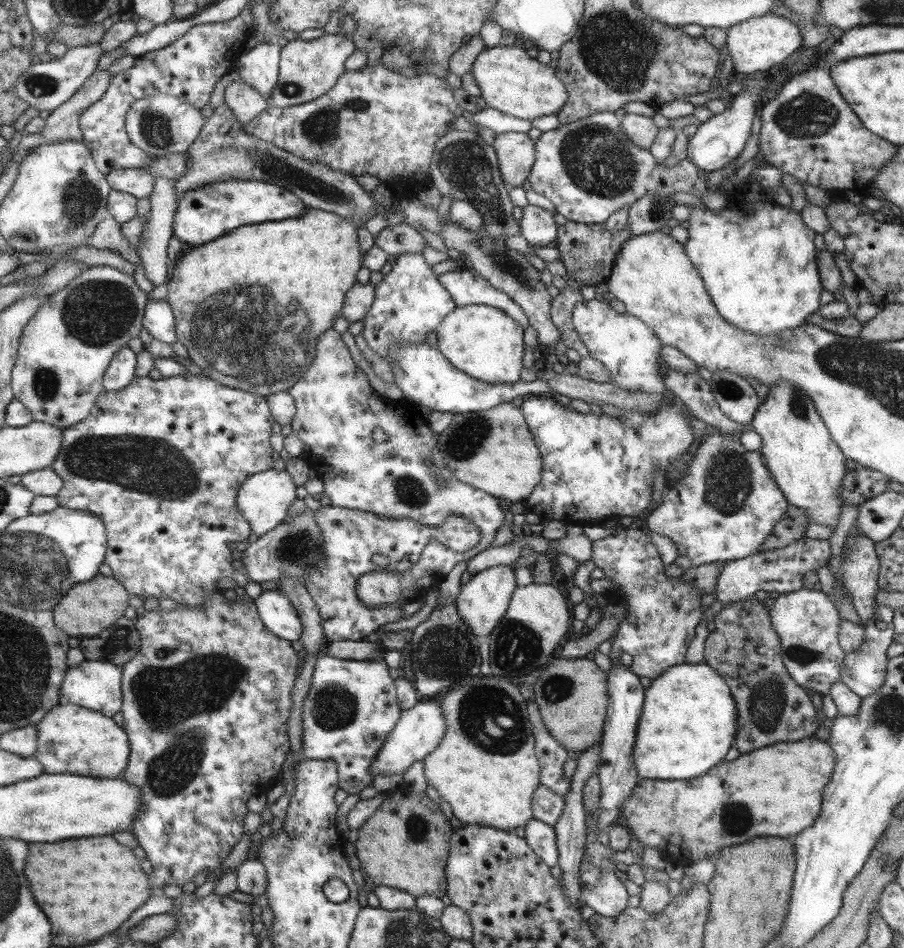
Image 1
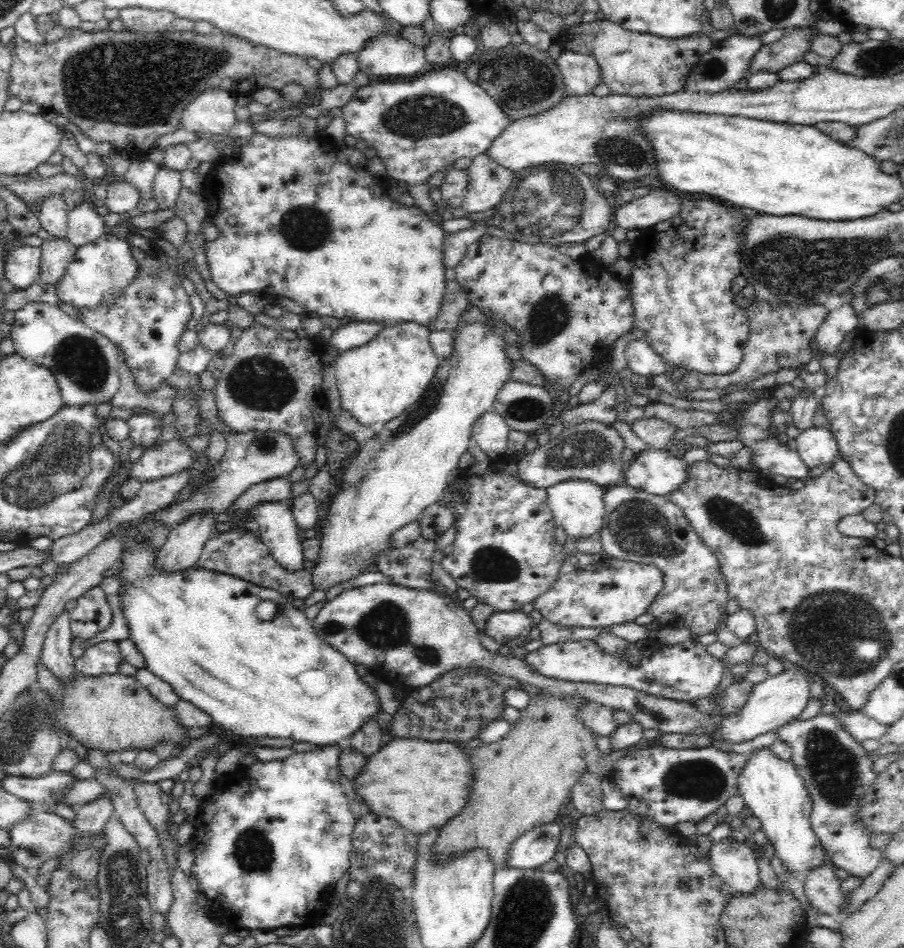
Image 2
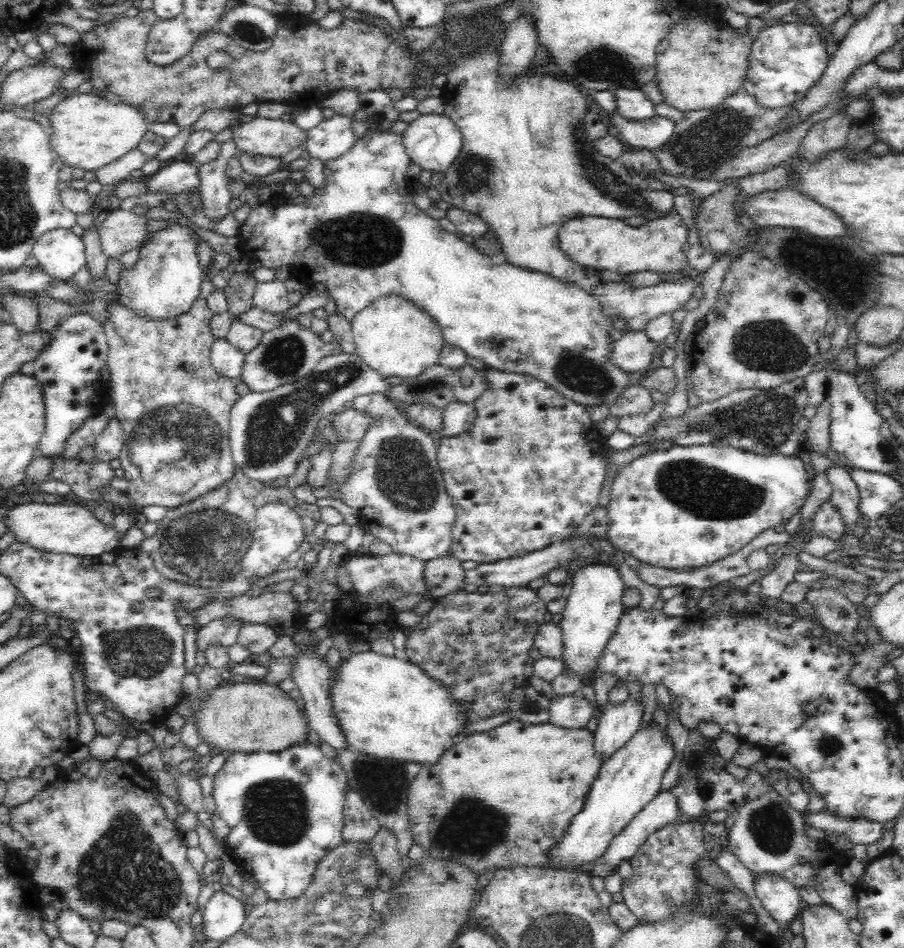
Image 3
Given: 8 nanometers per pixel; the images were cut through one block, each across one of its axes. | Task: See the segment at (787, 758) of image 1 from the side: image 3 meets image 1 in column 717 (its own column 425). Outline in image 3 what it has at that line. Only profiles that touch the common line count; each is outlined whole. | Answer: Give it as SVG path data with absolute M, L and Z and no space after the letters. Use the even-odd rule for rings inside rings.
M513 720L490 730L472 733L472 736L468 735L458 744L454 742L446 752L442 752L442 758L438 758L438 764L424 764L422 770L410 783L407 813L413 844L418 844L434 859L458 863L478 874L483 874L489 868L498 868L498 870L518 866L549 868L548 852L553 850L554 844L562 840L562 836L566 836L565 828L569 826L570 819L580 812L586 793L597 777L601 764L601 760L592 748L592 736L584 729L568 729L552 723L532 724Z

